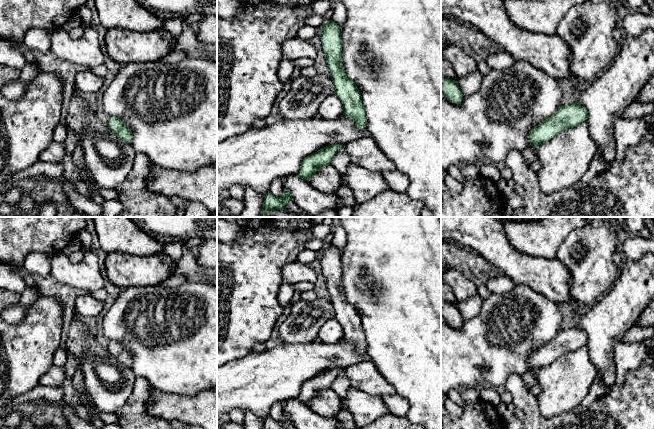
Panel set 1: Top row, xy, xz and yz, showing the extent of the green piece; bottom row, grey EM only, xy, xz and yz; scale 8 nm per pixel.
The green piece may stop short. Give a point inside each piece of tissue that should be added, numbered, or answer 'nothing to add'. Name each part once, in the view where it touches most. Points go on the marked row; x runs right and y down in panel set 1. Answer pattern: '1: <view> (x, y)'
nothing to add

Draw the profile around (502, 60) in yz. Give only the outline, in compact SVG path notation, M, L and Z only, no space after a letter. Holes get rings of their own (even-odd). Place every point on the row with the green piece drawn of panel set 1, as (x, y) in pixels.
M505 51L490 54L485 61L493 70L505 70L512 67L513 64L516 62L516 60Z

